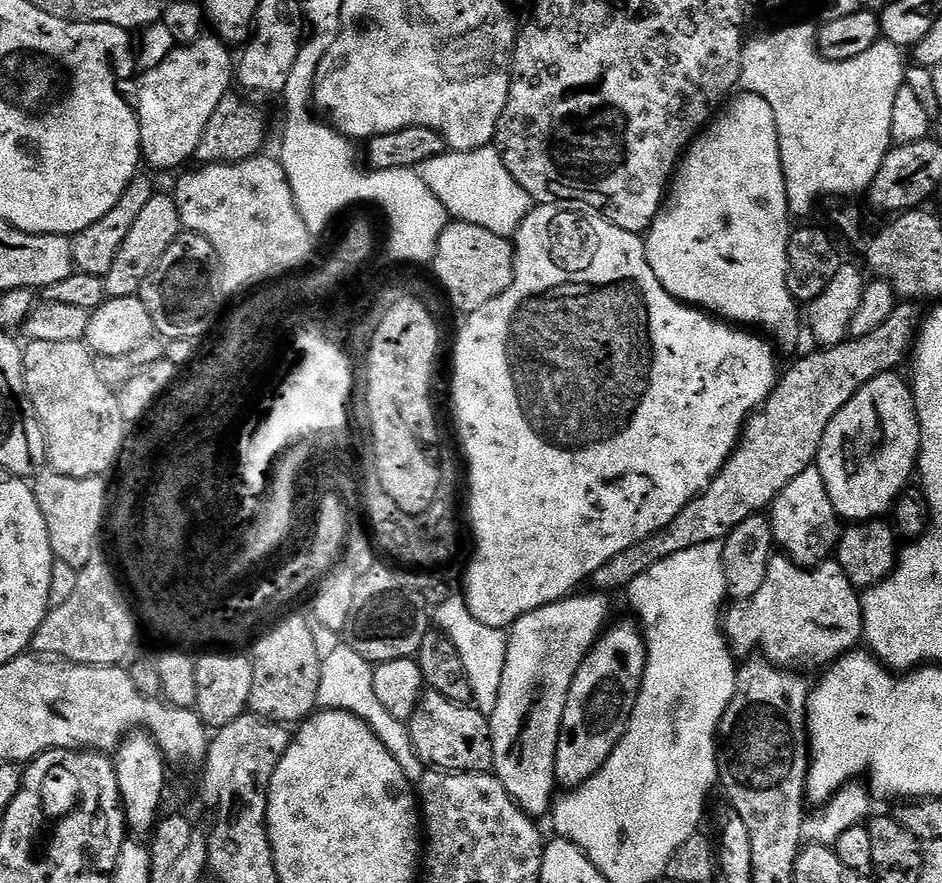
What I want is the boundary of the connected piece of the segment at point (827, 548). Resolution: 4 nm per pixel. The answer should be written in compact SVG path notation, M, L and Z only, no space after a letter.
M819 467L802 470L802 474L776 496L770 505L770 519L775 543L779 547L781 544L784 547L781 549L804 568L824 563L840 543L842 521L836 515L834 502L830 502L830 494L826 494L826 482L822 482Z

